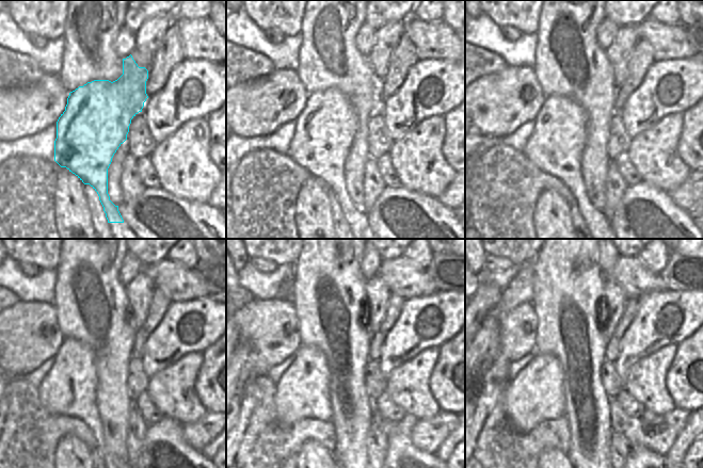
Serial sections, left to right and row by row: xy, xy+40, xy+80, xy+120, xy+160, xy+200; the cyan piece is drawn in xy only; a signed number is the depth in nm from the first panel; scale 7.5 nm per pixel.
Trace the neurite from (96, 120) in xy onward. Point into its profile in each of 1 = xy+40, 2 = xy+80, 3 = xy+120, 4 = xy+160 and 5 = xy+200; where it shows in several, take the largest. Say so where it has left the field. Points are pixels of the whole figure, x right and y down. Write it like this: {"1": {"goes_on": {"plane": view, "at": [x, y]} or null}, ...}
{"1": {"goes_on": {"plane": "xy+40", "at": [324, 129]}}, "2": {"goes_on": {"plane": "xy+80", "at": [556, 144]}}, "3": {"goes_on": {"plane": "xy+120", "at": [69, 388]}}, "4": {"goes_on": {"plane": "xy+160", "at": [302, 392]}}, "5": {"goes_on": {"plane": "xy+200", "at": [534, 394]}}}

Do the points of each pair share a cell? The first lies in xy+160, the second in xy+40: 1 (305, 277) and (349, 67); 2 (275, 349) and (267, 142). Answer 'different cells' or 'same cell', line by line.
1: same cell
2: different cells

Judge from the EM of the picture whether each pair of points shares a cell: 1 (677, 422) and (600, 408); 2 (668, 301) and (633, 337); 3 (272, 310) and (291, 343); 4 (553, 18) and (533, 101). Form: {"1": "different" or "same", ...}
{"1": "different", "2": "same", "3": "same", "4": "different"}

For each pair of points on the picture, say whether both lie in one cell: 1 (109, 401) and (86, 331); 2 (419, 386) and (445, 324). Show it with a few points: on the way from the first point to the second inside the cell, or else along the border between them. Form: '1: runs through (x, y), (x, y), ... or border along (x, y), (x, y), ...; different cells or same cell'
1: runs through (109, 384), (109, 353), (104, 348); same cell
2: border along (437, 345), (425, 348), (413, 357); different cells

